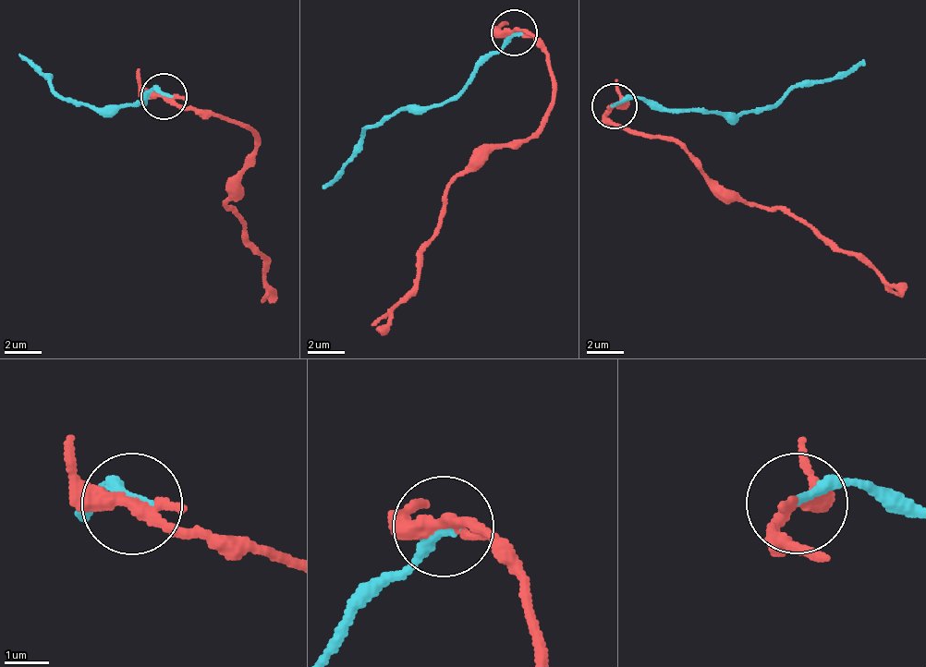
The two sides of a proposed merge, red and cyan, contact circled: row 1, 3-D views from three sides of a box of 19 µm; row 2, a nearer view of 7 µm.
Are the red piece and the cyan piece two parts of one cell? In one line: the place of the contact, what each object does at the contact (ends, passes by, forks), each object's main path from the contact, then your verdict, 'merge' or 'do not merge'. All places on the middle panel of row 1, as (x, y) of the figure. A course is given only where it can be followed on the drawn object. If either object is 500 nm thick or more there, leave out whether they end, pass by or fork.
place (514, 32); red passes by; cyan ends; course red (516, 33), (535, 37), (547, 54), (552, 109), (546, 123), (448, 186), (442, 223), (416, 295), (376, 331); course cyan (516, 33), (457, 94), (427, 108), (399, 109), (368, 124), (362, 139), (324, 187); do not merge

